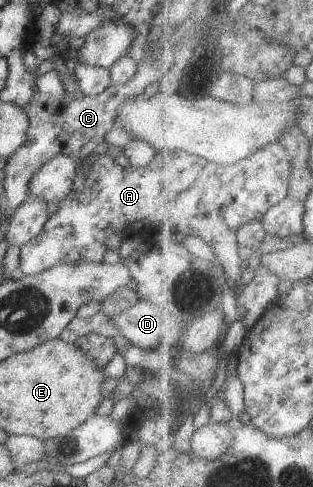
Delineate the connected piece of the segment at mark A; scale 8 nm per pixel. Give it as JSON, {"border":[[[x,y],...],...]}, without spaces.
{"border":[[[281,140],[270,143],[252,156],[237,162],[234,166],[218,166],[218,163],[207,158],[180,149],[156,152],[153,159],[143,167],[134,168],[132,165],[122,167],[115,164],[114,159],[101,152],[96,156],[85,176],[85,187],[82,192],[68,193],[59,201],[59,209],[54,216],[46,221],[42,232],[21,246],[17,274],[35,275],[46,269],[57,267],[63,262],[72,264],[83,261],[102,263],[104,254],[108,250],[106,241],[110,234],[124,230],[134,220],[136,222],[146,220],[152,228],[154,226],[160,228],[160,224],[158,224],[160,216],[162,216],[164,226],[170,226],[170,216],[172,216],[172,226],[178,226],[188,236],[200,236],[212,246],[225,270],[227,289],[233,288],[230,286],[236,283],[234,290],[237,293],[243,293],[246,288],[242,284],[242,270],[244,272],[245,263],[240,258],[241,242],[239,241],[242,224],[251,223],[252,220],[262,221],[269,210],[284,202],[291,193],[293,174],[294,165],[291,152],[288,145]]]}

